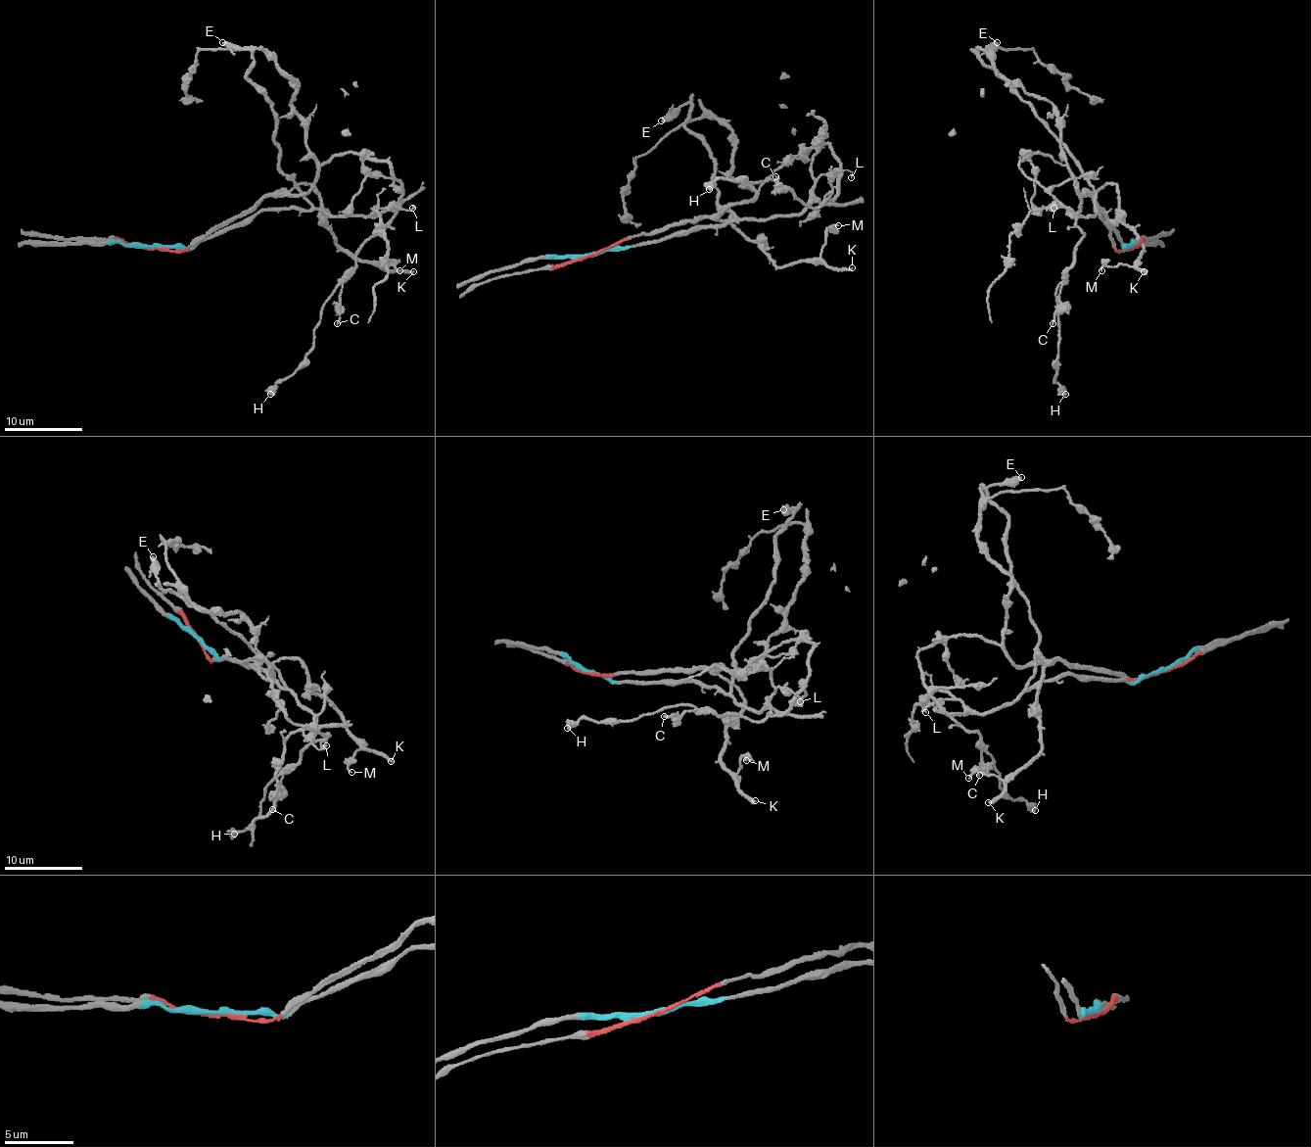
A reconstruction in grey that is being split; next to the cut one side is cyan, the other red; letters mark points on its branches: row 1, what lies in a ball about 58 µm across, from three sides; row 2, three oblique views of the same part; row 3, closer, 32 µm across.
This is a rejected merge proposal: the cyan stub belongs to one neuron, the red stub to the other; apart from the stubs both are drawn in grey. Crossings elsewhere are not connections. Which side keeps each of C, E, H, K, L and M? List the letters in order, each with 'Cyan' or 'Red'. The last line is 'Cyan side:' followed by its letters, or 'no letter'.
C: Red
E: Cyan
H: Red
K: Red
L: Cyan
M: Red
Cyan side: E, L

